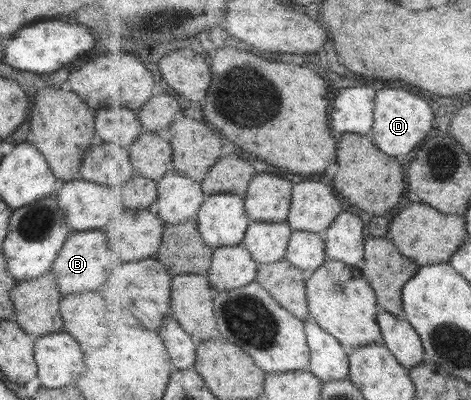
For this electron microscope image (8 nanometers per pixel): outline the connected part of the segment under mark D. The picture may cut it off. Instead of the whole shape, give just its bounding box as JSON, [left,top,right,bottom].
[372,89,434,157]

